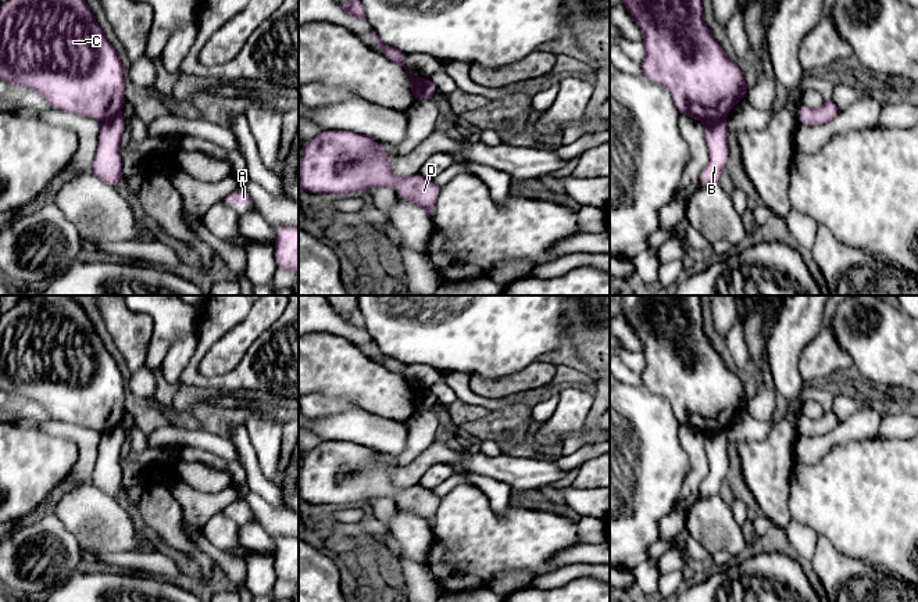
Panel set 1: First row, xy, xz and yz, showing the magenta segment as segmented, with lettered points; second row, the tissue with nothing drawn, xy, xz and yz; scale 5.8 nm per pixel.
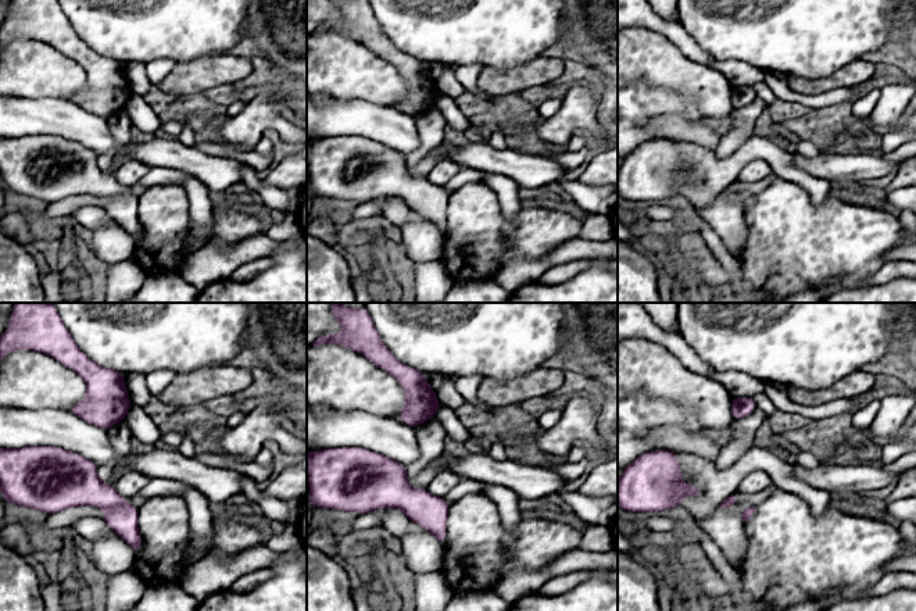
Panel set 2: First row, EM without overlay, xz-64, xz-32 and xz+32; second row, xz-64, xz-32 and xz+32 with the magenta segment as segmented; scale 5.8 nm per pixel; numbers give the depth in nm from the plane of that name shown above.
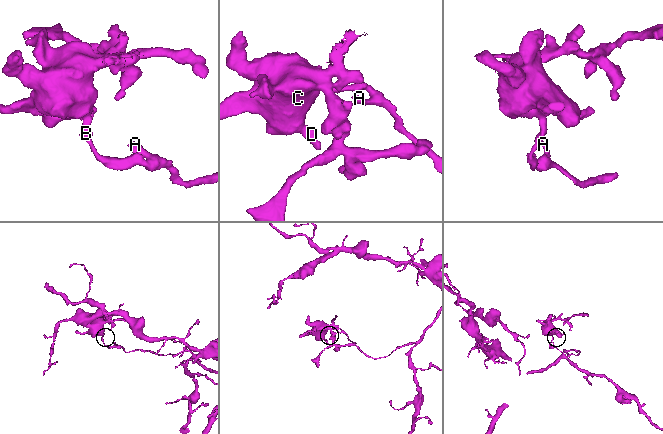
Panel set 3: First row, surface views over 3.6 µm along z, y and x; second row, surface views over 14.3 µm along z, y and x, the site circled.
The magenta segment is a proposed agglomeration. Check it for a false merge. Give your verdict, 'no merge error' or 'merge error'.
merge error

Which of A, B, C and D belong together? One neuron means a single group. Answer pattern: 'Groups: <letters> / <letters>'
Groups: A B / C D

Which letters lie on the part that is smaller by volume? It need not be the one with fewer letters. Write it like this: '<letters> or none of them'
C, D

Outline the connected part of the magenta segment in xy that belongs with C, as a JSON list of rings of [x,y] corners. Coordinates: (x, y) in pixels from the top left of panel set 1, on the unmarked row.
[[[25,295],[0,313],[0,391],[37,402],[53,419],[100,433],[119,427],[126,413],[126,379],[71,295]]]

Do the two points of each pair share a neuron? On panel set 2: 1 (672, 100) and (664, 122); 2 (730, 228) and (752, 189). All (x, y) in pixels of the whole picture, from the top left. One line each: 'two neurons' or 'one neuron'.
1: two neurons
2: one neuron

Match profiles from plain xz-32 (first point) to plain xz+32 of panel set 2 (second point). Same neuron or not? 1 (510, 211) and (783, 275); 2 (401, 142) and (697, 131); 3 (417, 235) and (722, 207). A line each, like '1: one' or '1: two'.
1: two
2: one
3: one

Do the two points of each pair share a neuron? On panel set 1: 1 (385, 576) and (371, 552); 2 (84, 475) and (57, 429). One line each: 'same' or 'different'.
1: same
2: same

